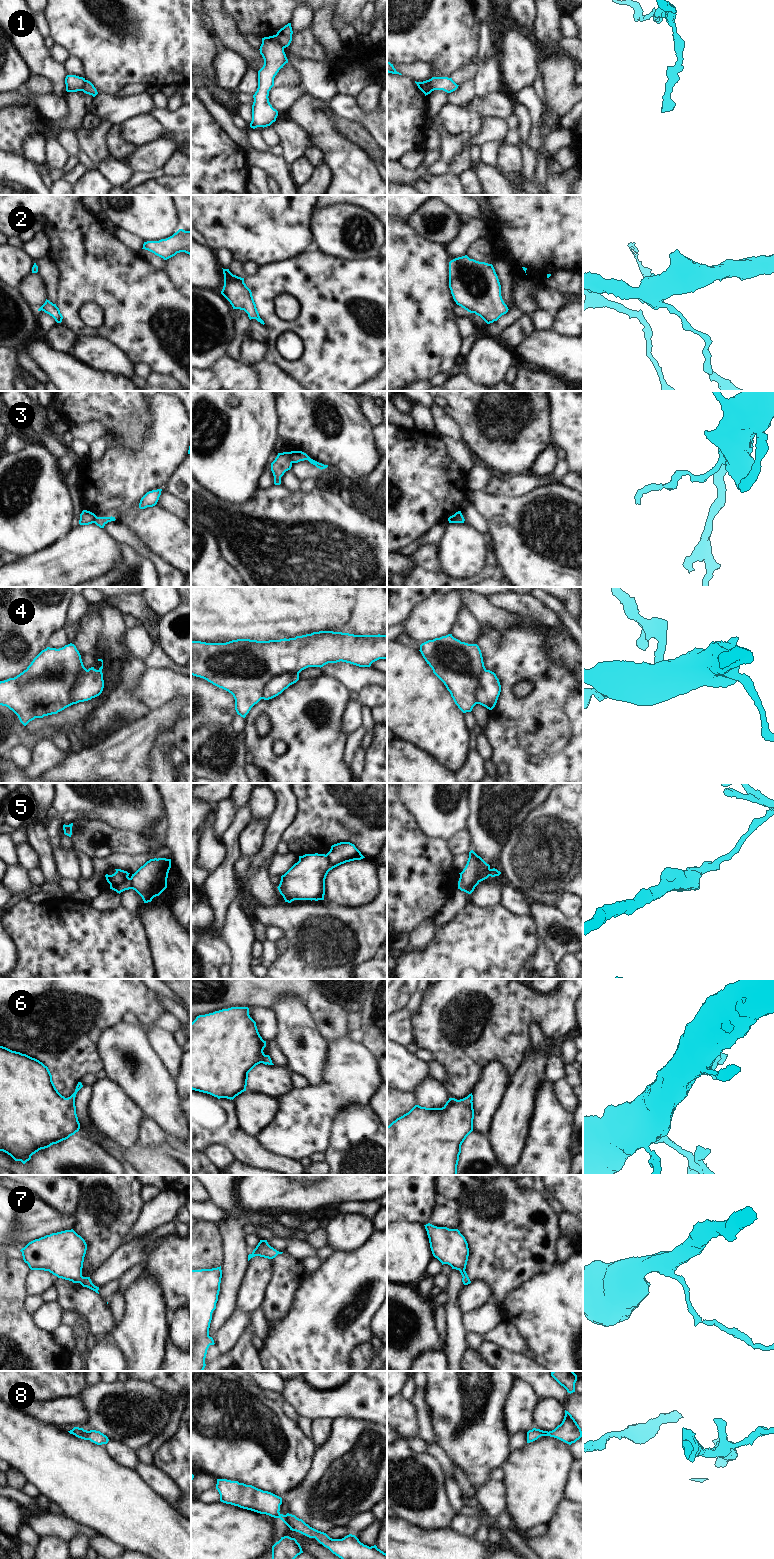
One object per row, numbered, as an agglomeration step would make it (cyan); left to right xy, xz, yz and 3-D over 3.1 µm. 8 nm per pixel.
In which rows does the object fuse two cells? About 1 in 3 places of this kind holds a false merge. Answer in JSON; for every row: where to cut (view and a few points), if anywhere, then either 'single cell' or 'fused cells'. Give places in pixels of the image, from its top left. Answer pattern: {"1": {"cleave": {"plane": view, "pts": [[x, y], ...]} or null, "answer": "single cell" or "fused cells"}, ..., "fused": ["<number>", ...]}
{"1": {"cleave": {"plane": "xz", "pts": [[275, 35], [278, 43], [283, 48]]}, "answer": "fused cells"}, "2": {"cleave": null, "answer": "single cell"}, "3": {"cleave": {"plane": "xz", "pts": [[289, 452], [289, 458], [292, 462]]}, "answer": "fused cells"}, "4": {"cleave": {"plane": "xz", "pts": [[298, 672], [282, 672], [273, 676], [263, 687], [261, 698]]}, "answer": "fused cells"}, "5": {"cleave": {"plane": "xz", "pts": [[325, 855], [333, 867]]}, "answer": "fused cells"}, "6": {"cleave": null, "answer": "single cell"}, "7": {"cleave": null, "answer": "single cell"}, "8": {"cleave": null, "answer": "single cell"}, "fused": ["1", "3", "4", "5"]}

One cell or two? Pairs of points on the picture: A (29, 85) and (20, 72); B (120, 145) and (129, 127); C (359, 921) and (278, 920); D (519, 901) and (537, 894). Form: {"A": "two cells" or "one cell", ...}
{"A": "two cells", "B": "two cells", "C": "one cell", "D": "two cells"}

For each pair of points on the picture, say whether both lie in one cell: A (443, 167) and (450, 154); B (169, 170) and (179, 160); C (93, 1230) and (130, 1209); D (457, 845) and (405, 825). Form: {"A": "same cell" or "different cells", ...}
{"A": "same cell", "B": "same cell", "C": "same cell", "D": "different cells"}

